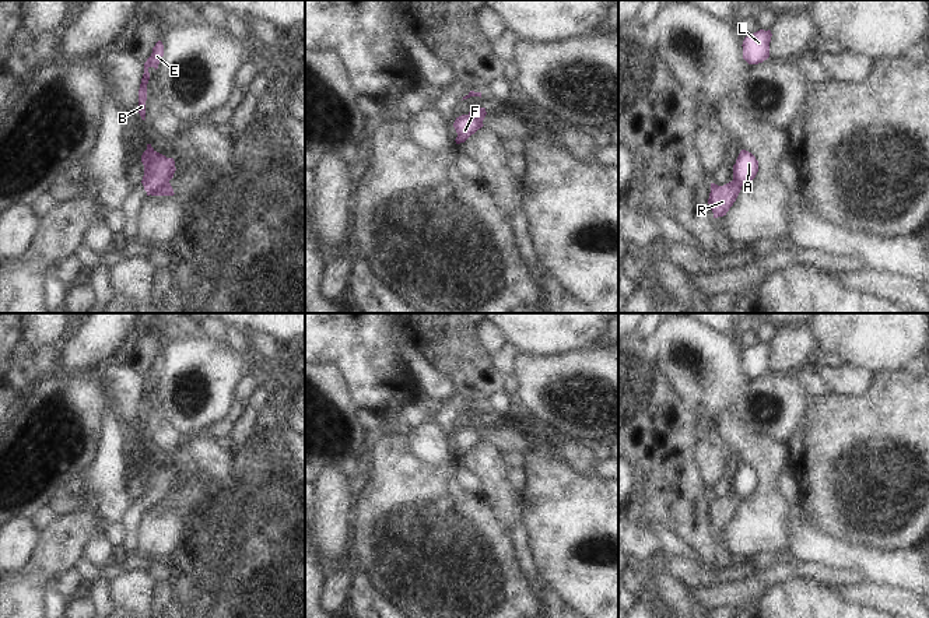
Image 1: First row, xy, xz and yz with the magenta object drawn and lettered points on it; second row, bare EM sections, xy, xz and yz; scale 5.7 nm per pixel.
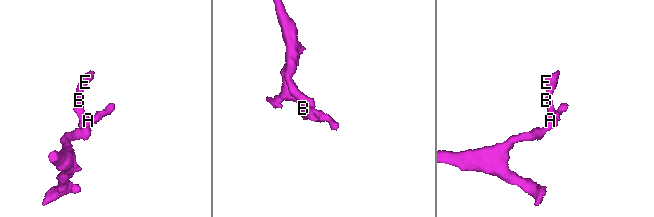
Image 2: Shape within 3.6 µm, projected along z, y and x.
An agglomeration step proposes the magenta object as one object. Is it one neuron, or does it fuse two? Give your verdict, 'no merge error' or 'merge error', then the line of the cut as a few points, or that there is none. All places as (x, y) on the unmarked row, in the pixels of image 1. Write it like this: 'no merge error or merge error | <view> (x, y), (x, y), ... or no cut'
merge error | xy (168, 495), (151, 508)

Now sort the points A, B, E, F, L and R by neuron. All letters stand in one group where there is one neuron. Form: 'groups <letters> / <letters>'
groups A B E F L / R

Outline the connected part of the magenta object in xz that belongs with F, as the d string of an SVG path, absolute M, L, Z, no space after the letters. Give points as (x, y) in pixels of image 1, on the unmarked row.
M462 428L456 431L453 440L458 446L456 457L464 456L471 447L474 447L484 438L480 432L471 428Z

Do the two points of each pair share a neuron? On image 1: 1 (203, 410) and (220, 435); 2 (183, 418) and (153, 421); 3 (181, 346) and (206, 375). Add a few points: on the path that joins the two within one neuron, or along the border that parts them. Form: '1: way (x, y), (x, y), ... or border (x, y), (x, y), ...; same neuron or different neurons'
1: border (235, 401), (220, 420), (210, 424), (200, 434); different neurons
2: border (154, 389), (164, 417), (189, 438); different neurons
3: way (183, 353), (199, 368); same neuron

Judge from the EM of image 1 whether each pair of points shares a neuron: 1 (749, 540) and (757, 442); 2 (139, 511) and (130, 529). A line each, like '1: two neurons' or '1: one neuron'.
1: one neuron
2: one neuron

